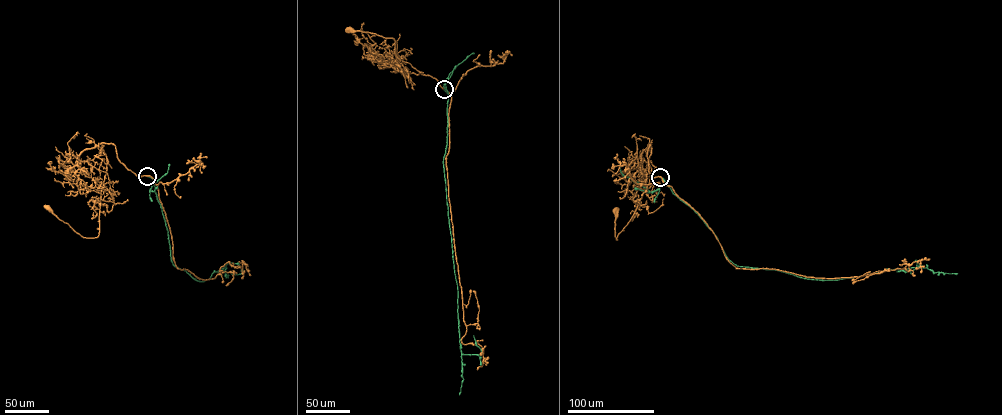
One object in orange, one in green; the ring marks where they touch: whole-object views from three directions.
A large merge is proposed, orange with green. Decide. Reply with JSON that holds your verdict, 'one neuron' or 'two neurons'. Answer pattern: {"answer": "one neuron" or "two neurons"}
{"answer": "two neurons"}

